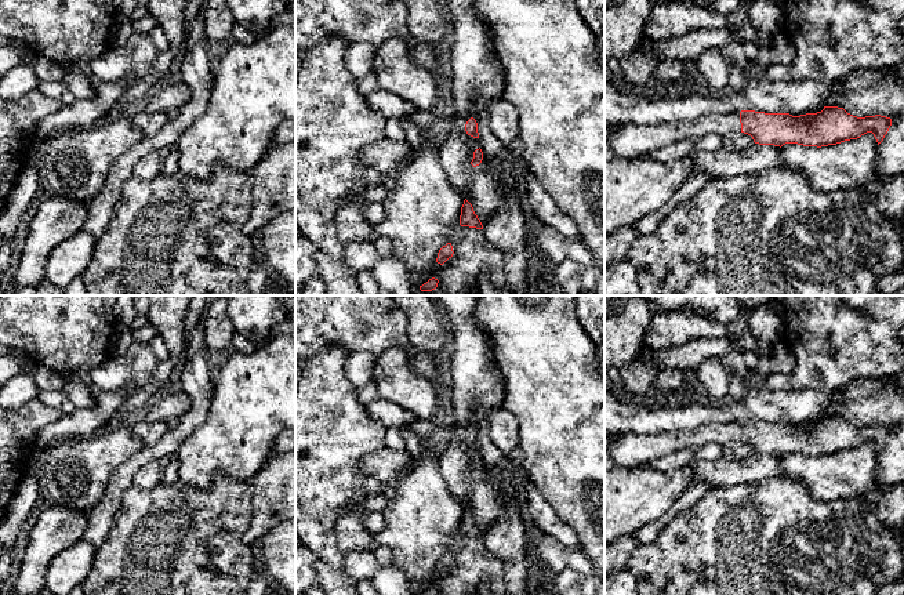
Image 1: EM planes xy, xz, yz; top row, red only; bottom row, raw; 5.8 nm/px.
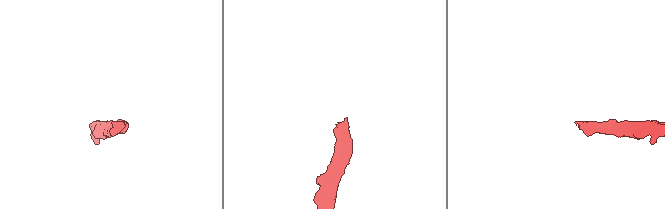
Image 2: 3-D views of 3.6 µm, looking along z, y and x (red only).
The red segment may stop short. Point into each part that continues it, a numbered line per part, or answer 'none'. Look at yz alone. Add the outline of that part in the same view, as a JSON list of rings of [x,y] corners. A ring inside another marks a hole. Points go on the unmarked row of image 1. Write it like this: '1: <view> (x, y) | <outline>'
1: yz (628, 450) | [[[740,421],[709,422],[696,429],[661,431],[650,435],[628,432],[620,435],[609,447],[613,462],[633,468],[675,451],[715,442],[727,445],[740,442]]]

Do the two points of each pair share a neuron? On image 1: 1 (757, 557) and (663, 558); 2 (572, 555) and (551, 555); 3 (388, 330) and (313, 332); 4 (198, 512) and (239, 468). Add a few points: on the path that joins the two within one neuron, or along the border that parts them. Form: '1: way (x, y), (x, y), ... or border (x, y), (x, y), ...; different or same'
1: way (733, 558), (686, 558); same
2: way (566, 555), (556, 555); same
3: way (370, 332), (366, 329), (331, 330); same
4: border (249, 479), (217, 476), (210, 488), (200, 489); different

